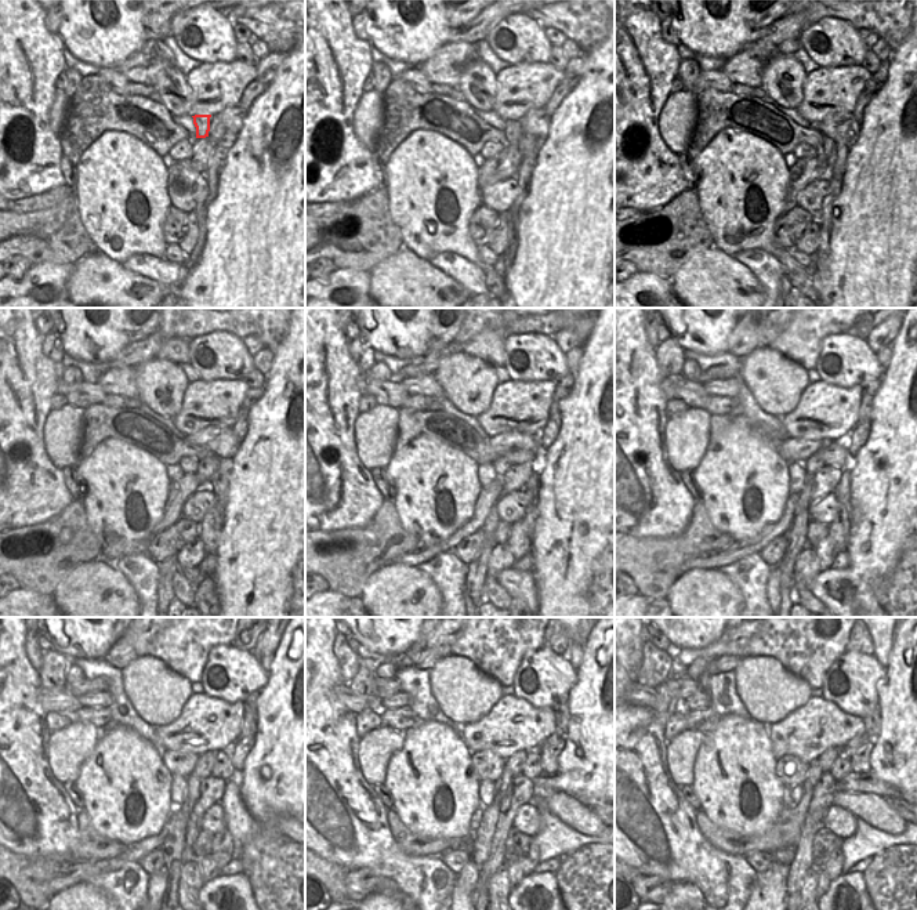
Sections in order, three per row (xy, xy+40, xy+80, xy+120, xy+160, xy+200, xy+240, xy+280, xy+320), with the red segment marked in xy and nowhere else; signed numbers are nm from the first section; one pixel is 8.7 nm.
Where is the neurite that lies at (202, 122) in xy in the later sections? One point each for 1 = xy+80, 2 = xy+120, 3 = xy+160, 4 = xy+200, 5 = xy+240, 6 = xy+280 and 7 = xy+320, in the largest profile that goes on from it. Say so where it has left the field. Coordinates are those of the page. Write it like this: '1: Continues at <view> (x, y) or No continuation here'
1: Continues at xy+80 (829, 149)
2: Continues at xy+120 (206, 468)
3: Continues at xy+160 (517, 477)
4: Continues at xy+200 (825, 481)
5: Continues at xy+240 (210, 790)
6: Continues at xy+280 (521, 789)
7: Continues at xy+320 (822, 800).

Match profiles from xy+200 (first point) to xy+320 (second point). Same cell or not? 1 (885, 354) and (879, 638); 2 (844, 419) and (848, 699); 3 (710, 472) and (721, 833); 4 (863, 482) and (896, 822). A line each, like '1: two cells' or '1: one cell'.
1: one cell
2: two cells
3: two cells
4: two cells

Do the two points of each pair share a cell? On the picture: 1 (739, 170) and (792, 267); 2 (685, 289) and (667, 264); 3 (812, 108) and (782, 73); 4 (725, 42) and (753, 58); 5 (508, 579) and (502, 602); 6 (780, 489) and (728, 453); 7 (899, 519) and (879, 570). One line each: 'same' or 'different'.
1: same
2: different
3: different
4: different
5: different
6: same
7: same

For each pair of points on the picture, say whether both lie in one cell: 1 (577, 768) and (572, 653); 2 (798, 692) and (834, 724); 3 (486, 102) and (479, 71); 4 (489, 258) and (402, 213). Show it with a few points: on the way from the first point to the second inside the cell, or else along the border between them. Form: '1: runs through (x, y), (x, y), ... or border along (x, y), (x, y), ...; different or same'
1: border along (584, 646), (582, 663), (576, 670); different
2: border along (811, 696), (804, 704), (780, 720); different
3: runs through (486, 94), (484, 79); same
4: border along (477, 247), (477, 254), (493, 267); different

